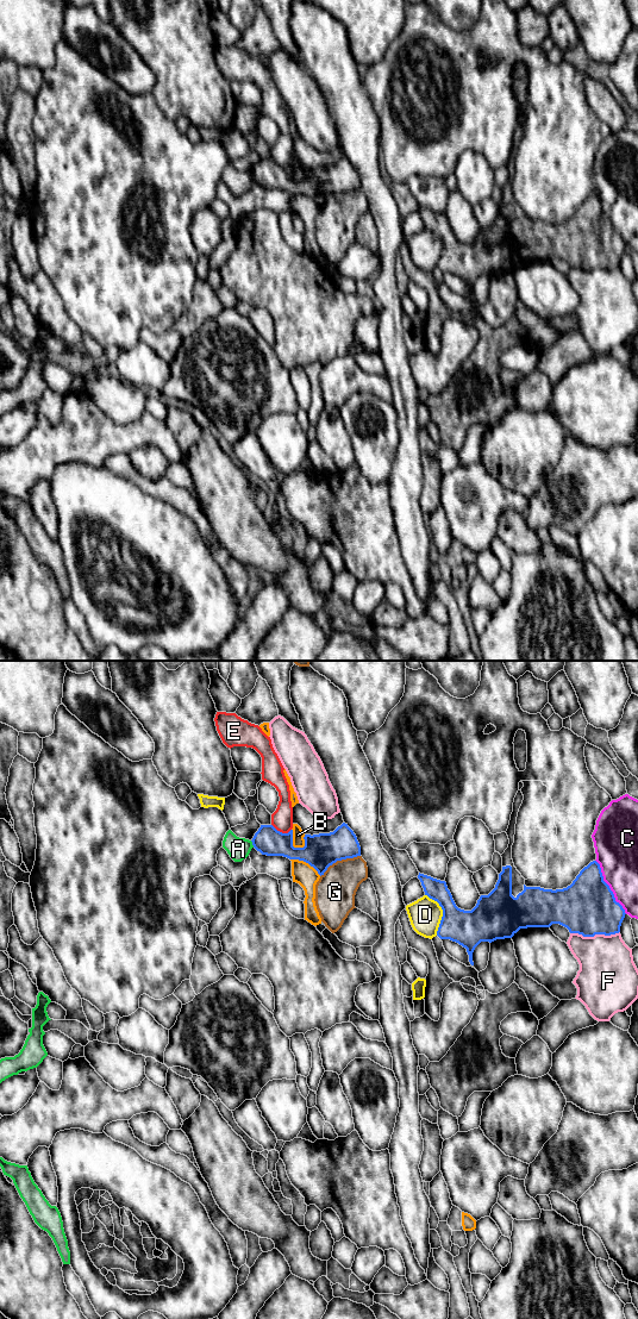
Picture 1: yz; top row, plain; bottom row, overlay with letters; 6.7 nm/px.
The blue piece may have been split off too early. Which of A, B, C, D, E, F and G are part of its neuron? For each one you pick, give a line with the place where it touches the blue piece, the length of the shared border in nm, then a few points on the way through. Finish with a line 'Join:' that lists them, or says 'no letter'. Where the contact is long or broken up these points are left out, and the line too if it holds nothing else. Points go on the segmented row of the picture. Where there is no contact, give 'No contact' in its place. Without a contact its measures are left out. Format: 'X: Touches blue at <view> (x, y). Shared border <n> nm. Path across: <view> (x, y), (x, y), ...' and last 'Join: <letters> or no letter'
Join: no letter

